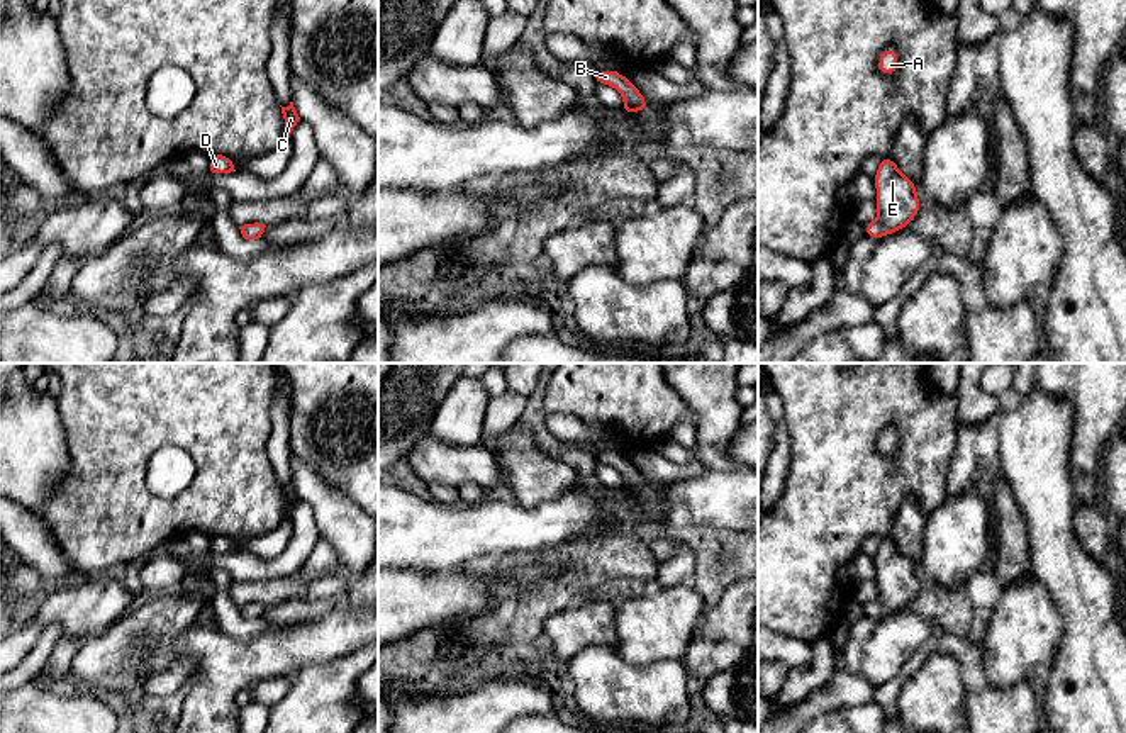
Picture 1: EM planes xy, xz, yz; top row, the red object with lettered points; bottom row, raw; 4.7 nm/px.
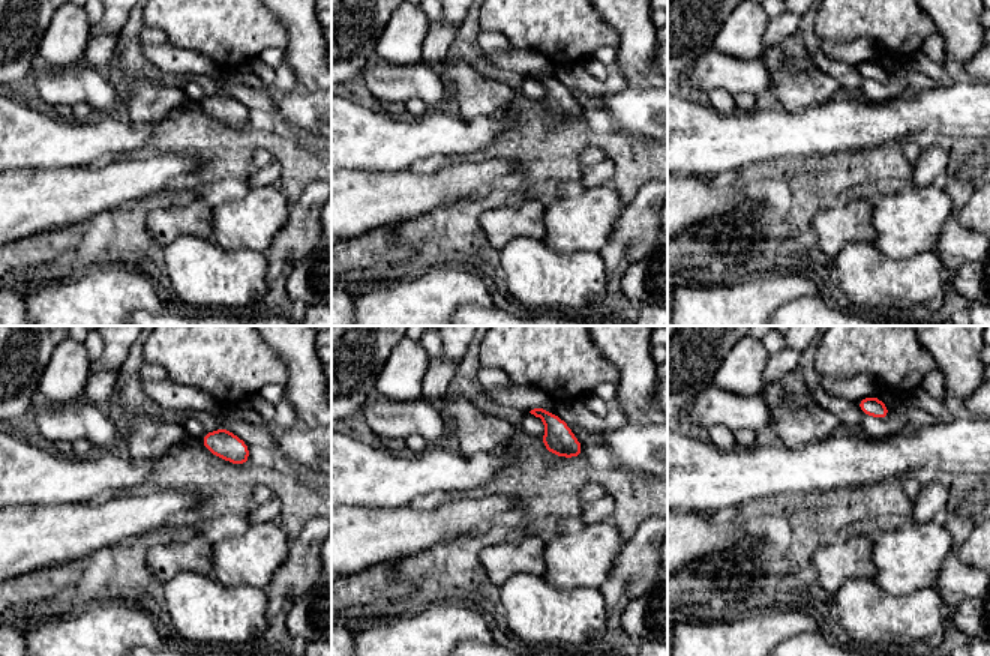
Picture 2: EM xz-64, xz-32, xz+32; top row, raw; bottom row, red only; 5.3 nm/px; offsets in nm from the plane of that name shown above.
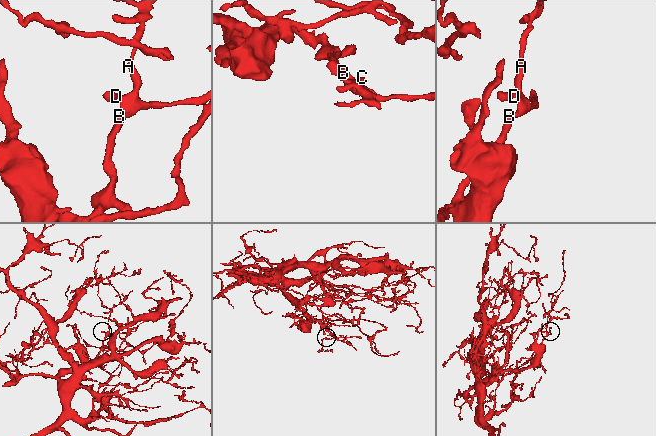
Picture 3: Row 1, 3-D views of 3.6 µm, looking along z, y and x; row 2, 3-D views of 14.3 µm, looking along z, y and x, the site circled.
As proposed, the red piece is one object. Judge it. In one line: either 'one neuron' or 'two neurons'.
one neuron

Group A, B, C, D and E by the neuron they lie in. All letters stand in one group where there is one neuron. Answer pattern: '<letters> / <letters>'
A B C D E

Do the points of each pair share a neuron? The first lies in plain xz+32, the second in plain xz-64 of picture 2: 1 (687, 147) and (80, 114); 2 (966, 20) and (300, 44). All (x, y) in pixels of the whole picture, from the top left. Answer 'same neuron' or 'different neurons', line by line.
1: different neurons
2: same neuron

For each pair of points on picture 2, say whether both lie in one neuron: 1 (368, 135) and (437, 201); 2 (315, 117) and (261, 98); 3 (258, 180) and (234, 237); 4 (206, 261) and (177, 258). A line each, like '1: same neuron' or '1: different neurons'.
1: different neurons
2: different neurons
3: different neurons
4: same neuron

